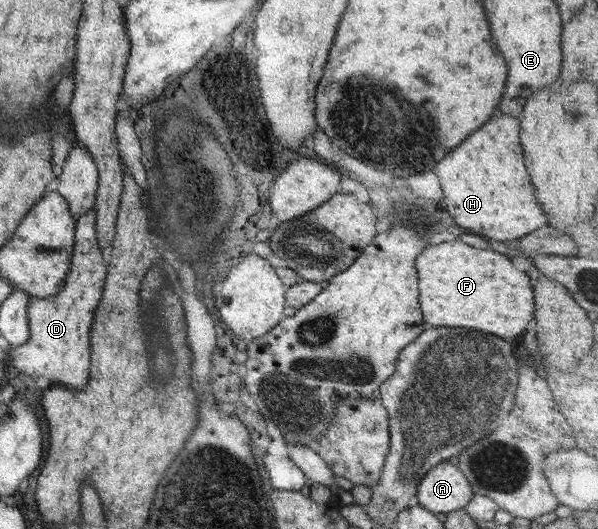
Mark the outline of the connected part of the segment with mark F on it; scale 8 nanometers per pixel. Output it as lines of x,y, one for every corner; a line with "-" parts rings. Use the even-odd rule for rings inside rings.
461,240
426,246
415,259
418,272
419,304
423,312
423,322
433,327
467,327
483,333
490,333
509,339
523,335
534,319
534,291
527,272
519,271
507,255
487,248
475,248

